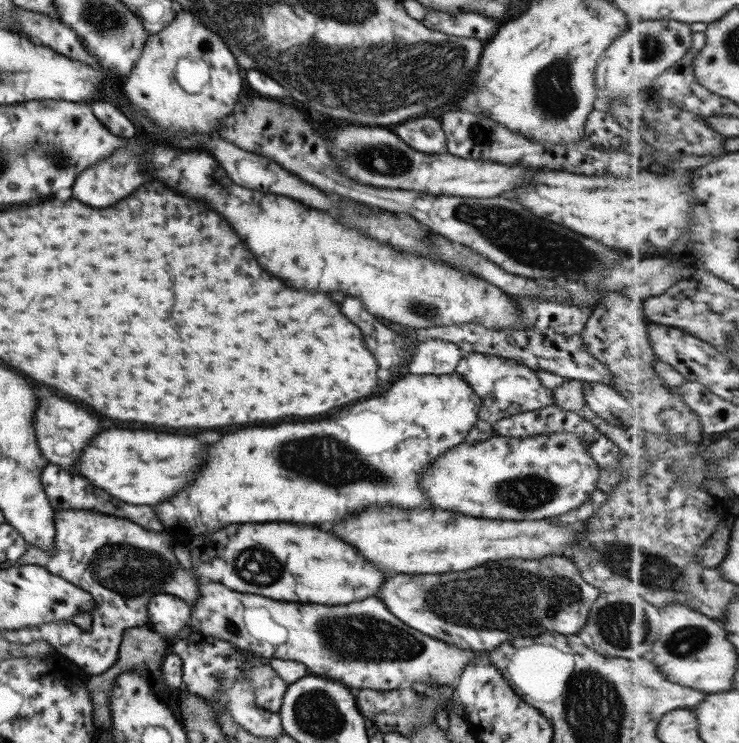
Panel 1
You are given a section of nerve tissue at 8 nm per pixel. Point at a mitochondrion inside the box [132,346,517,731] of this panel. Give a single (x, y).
(363, 638)

